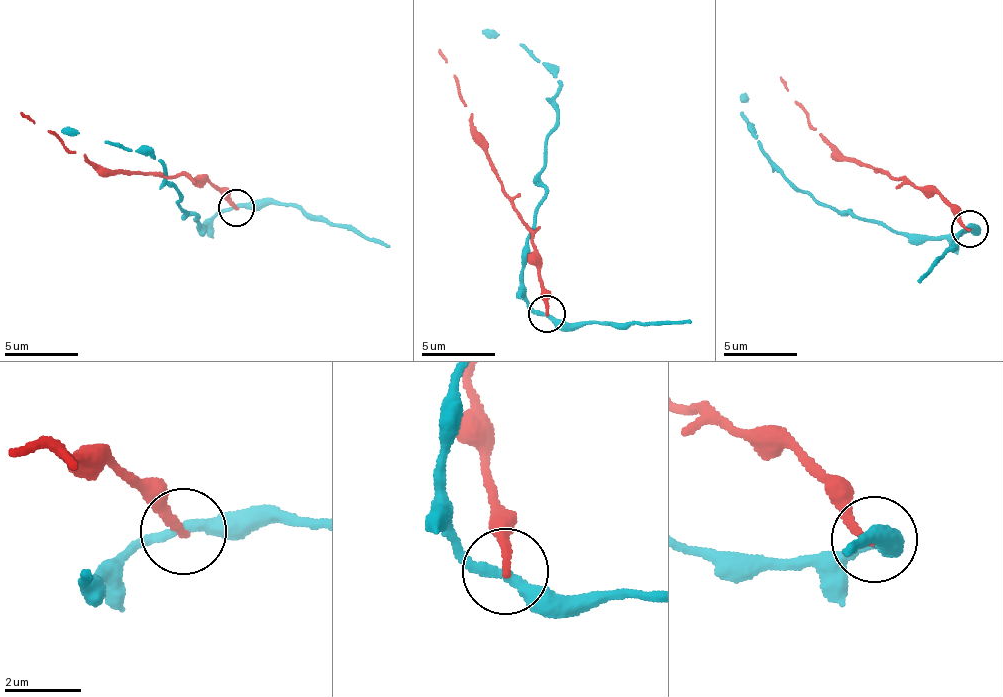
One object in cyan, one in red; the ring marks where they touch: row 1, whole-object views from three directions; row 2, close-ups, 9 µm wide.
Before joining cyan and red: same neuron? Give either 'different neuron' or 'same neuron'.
different neuron

